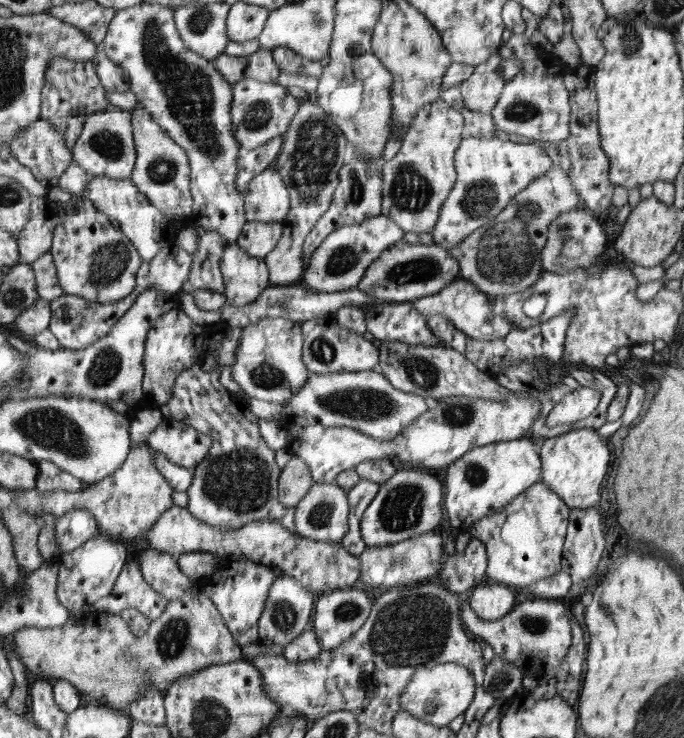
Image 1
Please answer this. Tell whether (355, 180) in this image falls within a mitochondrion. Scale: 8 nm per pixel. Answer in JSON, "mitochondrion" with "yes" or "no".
{"mitochondrion":"yes"}

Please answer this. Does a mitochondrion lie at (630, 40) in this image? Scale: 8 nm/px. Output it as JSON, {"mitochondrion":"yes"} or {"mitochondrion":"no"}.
{"mitochondrion":"yes"}

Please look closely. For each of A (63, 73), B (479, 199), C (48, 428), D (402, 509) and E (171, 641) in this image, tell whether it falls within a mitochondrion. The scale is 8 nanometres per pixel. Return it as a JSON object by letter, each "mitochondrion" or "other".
{"A":"mitochondrion","B":"mitochondrion","C":"mitochondrion","D":"mitochondrion","E":"mitochondrion"}

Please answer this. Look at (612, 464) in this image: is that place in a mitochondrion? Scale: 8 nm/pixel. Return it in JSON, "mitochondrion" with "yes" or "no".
{"mitochondrion":"no"}

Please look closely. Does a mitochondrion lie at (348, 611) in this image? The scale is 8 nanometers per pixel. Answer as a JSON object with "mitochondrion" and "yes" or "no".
{"mitochondrion":"yes"}

